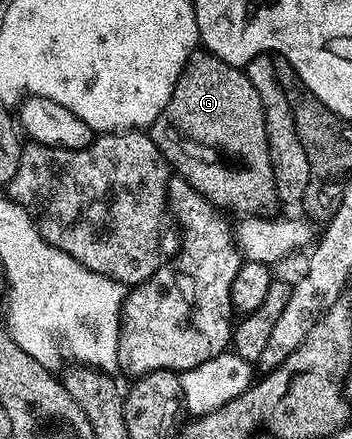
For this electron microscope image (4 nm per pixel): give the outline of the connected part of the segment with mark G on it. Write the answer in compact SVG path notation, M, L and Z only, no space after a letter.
M196 50L181 70L177 86L173 86L169 102L165 102L165 110L161 110L159 117L151 124L149 135L157 150L161 150L167 159L168 165L216 208L228 208L243 216L262 216L270 213L271 207L276 207L275 179L265 134L265 114L261 98L257 98L257 90L253 90L253 82L249 82L243 68L235 68L206 50Z

